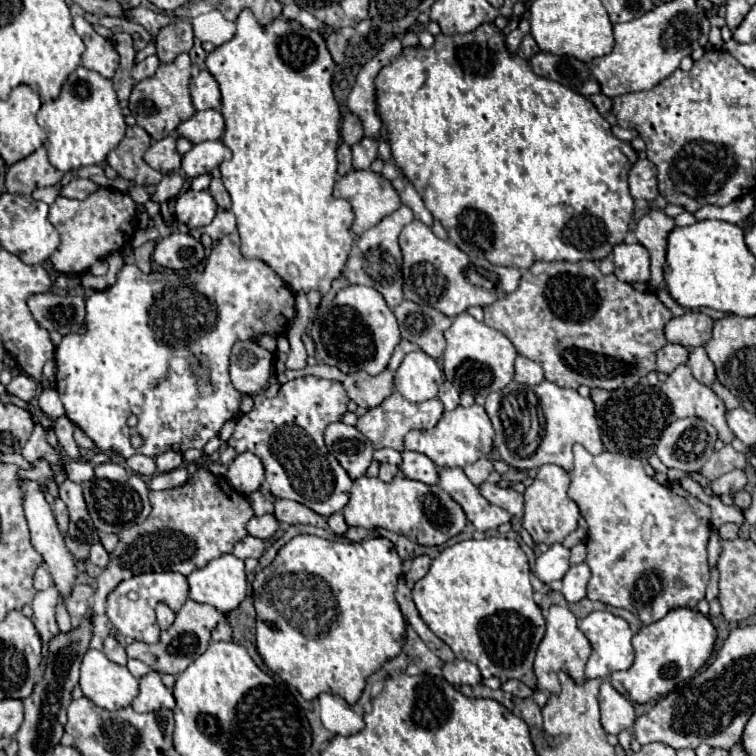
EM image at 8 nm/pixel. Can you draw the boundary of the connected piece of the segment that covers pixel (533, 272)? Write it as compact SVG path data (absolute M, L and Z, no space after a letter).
M536 262L522 272L520 286L494 304L484 308L484 324L502 332L518 350L542 366L544 378L556 386L572 388L586 384L590 388L632 388L640 378L656 370L656 352L666 344L664 324L672 312L654 292L638 292L632 284L618 280L614 274L604 276L596 262Z

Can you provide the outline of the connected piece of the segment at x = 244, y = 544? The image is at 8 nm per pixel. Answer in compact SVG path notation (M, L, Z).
M246 536L244 540L240 540L234 546L234 554L238 558L242 558L242 560L246 560L246 558L260 558L264 554L264 542L260 538Z

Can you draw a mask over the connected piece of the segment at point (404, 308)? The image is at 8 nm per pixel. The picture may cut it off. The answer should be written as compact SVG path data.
M408 300L398 304L394 314L398 318L402 338L418 344L434 360L440 360L446 346L442 332L452 324L452 320L430 306L414 304Z

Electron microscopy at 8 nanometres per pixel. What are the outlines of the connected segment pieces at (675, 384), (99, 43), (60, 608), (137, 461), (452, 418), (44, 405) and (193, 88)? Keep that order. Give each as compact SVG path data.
M678 366L660 388L670 398L676 418L698 416L718 430L718 440L724 444L734 440L732 430L726 424L724 400L718 398L710 386L700 384L688 366Z
M74 16L74 28L86 44L86 52L82 54L82 66L102 74L104 78L112 78L120 58L114 44L102 38L84 16Z
M59 595L58 604L56 606L56 622L61 632L70 632L72 628L70 615L66 610L64 599L61 595Z
M134 454L132 458L126 460L128 462L128 468L136 474L146 474L146 476L154 476L156 474L156 462L154 458L150 456L144 456L144 454Z
M472 404L468 408L458 406L452 412L444 412L440 422L432 430L412 430L404 436L404 450L414 450L426 454L436 466L466 466L476 462L482 456L488 456L492 450L494 428L488 420L484 406Z
M42 390L40 398L38 398L38 406L40 410L50 418L50 420L58 420L60 416L64 416L64 406L62 406L62 400L58 396L56 390Z
M200 70L200 74L190 80L190 94L196 110L220 108L220 88L208 70Z

